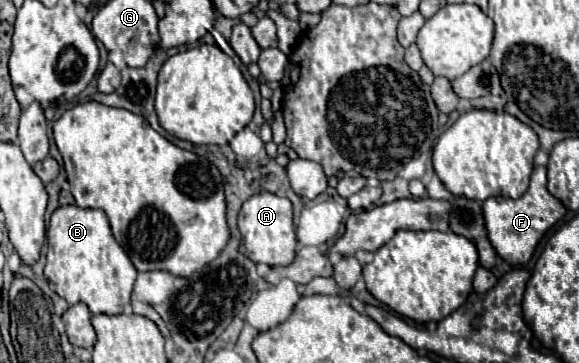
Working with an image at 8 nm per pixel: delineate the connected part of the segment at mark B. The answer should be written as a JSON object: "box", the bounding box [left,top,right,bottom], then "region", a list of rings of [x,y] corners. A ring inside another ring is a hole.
{"box":[45,206,137,314],"region":[[[61,206],[51,214],[49,228],[47,228],[47,264],[45,264],[45,278],[49,286],[65,298],[69,304],[85,302],[93,314],[121,314],[123,308],[129,304],[131,290],[137,278],[137,270],[129,256],[121,250],[111,234],[111,226],[107,214],[103,210],[85,210],[79,206]]]}

